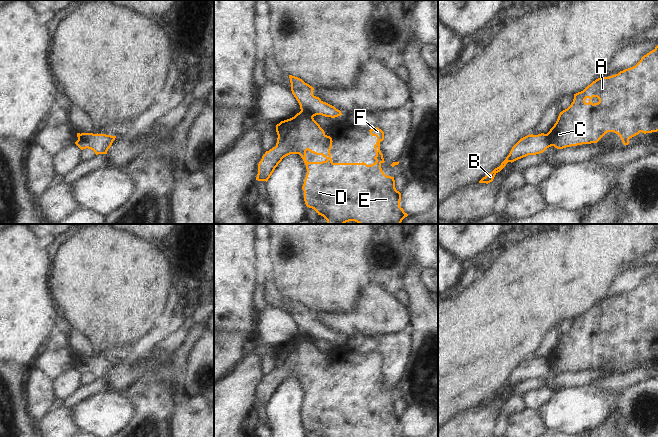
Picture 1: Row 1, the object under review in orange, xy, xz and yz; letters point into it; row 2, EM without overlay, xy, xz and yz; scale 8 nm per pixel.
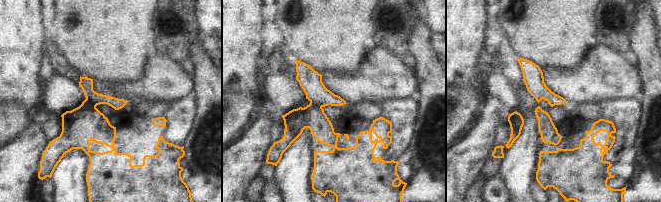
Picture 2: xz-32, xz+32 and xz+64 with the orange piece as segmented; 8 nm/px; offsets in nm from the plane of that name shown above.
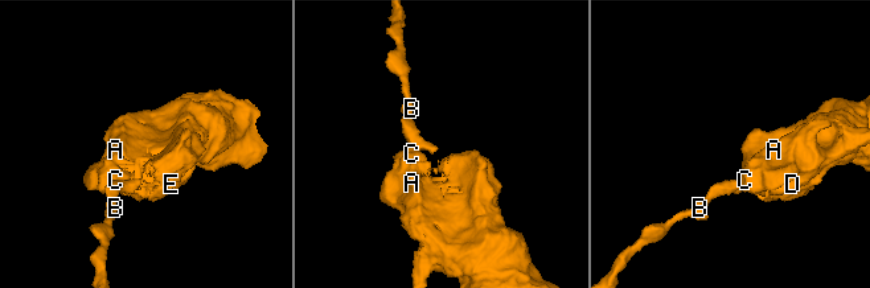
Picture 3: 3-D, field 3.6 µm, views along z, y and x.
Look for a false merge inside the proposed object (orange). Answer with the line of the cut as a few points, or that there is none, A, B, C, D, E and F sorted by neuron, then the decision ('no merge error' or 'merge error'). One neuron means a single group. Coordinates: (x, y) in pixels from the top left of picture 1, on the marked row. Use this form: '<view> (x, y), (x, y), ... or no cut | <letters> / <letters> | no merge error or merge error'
xz (301, 109), (312, 117) | A C D E F / B | merge error

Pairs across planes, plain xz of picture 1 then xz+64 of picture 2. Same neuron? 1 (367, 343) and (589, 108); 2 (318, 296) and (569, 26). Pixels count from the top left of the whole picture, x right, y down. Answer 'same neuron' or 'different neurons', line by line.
1: same neuron
2: same neuron

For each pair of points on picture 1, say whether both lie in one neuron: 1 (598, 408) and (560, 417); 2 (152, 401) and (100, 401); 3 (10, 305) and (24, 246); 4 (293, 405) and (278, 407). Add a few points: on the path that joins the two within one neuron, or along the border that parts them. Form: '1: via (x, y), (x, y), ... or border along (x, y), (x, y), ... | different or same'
1: via (589, 408), (569, 411) | same
2: border along (127, 394), (137, 408), (136, 415), (129, 424) | different
3: via (10, 290), (10, 261) | same
4: via (289, 405), (282, 407) | same

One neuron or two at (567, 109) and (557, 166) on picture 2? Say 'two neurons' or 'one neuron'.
one neuron

